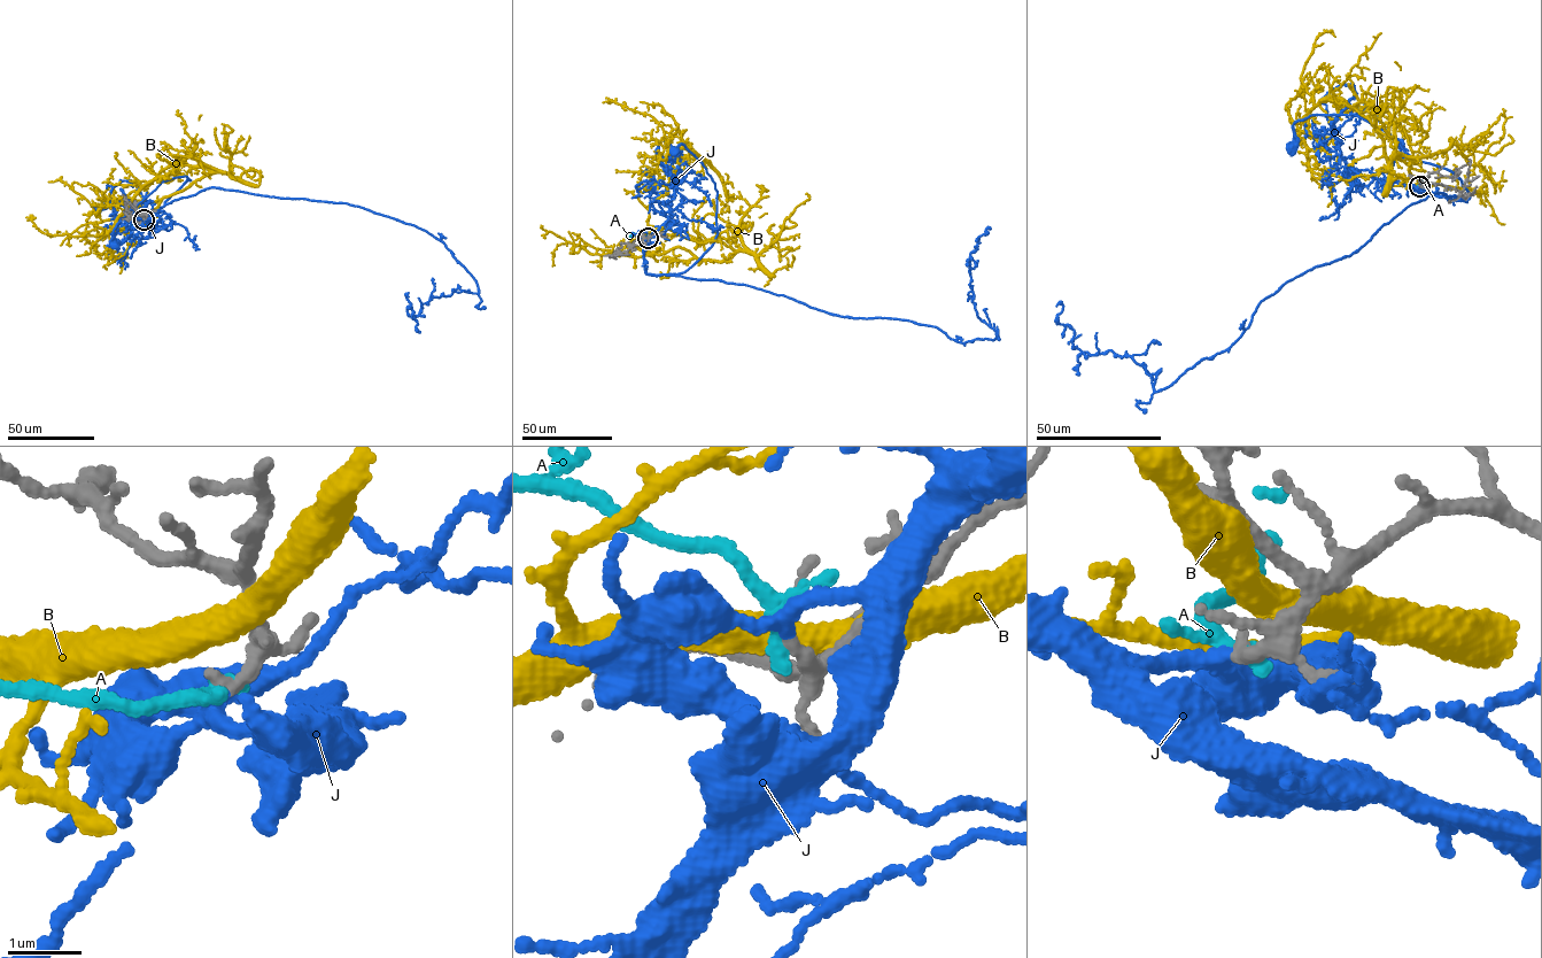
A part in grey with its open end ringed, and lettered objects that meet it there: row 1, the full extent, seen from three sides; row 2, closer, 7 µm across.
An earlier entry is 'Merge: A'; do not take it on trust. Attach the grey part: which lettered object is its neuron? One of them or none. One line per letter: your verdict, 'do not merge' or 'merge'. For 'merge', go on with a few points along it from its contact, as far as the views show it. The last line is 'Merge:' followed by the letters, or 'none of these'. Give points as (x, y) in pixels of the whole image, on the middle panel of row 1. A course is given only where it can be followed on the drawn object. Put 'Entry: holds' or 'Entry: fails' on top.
Entry: fails
A: do not merge
B: do not merge
J: merge | via (648, 238), (644, 272), (656, 276), (686, 271), (718, 233), (715, 183), (683, 145), (673, 151)
Merge: J

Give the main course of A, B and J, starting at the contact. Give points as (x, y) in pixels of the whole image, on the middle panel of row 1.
A: (648, 238), (641, 233), (629, 236)
B: (648, 238), (745, 250), (738, 230), (750, 206), (727, 199), (707, 161), (668, 147), (651, 115), (603, 102)
J: (648, 238), (644, 272), (656, 276), (686, 271), (718, 233), (715, 183), (683, 145), (673, 151)

